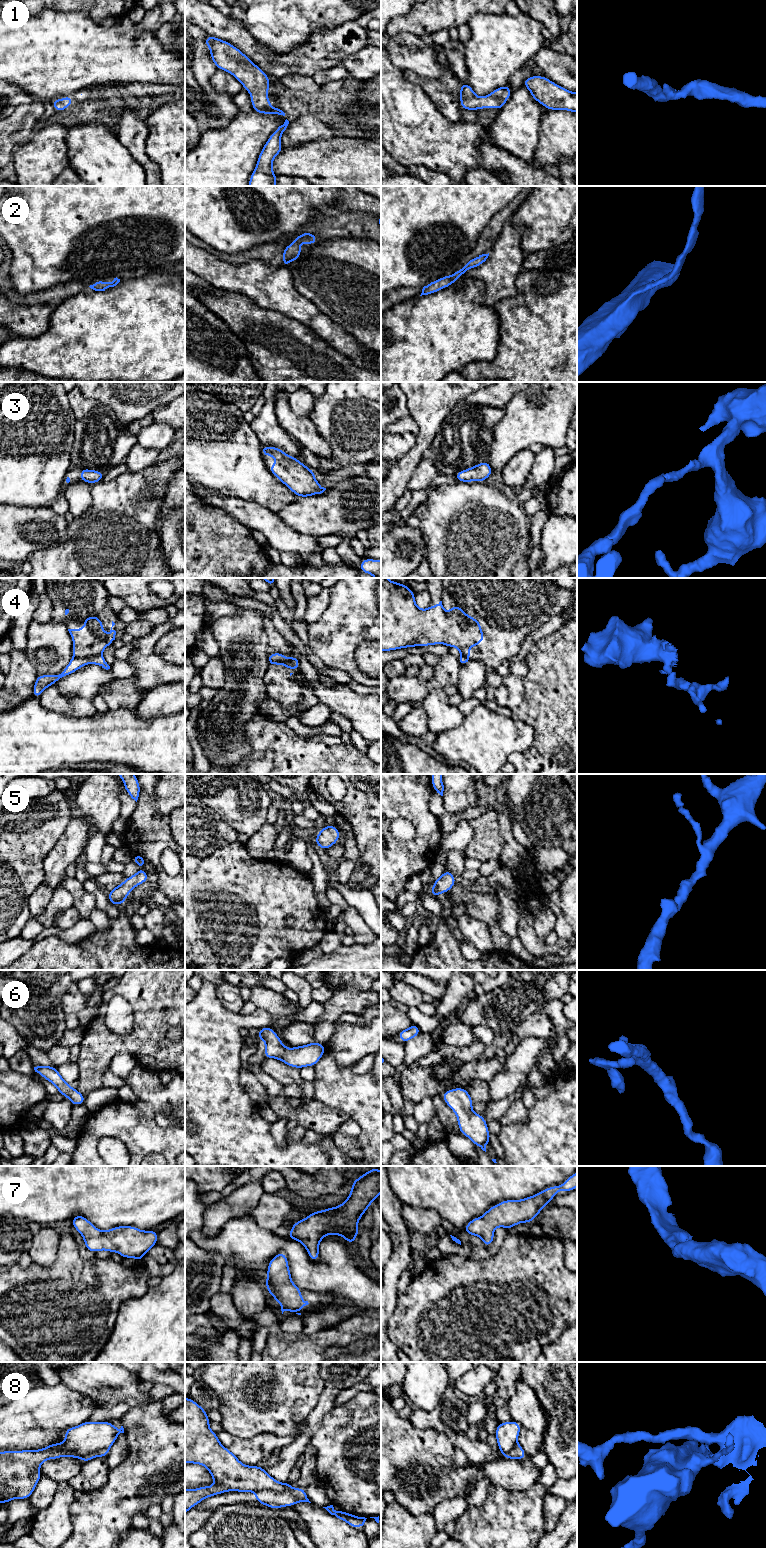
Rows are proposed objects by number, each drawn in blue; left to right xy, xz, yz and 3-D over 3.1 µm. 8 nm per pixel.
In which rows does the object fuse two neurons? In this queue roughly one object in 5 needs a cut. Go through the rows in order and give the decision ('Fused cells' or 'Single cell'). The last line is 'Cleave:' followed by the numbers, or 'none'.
1: Single cell
2: Single cell
3: Single cell
4: Fused cells
5: Single cell
6: Single cell
7: Single cell
8: Fused cells
Cleave: 4, 8

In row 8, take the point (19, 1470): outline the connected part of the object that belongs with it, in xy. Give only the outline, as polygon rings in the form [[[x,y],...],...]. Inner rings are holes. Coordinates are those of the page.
[[[91,1422],[67,1428],[65,1441],[43,1449],[0,1452],[0,1503],[29,1499],[41,1479],[40,1465],[70,1453],[84,1455],[110,1449],[118,1435],[124,1433],[111,1422]]]

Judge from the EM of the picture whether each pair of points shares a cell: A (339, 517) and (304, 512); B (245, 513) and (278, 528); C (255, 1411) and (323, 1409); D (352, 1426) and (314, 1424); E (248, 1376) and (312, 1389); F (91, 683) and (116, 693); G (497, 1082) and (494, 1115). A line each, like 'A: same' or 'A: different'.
A: same
B: same
C: different
D: different
E: same
F: different
G: different

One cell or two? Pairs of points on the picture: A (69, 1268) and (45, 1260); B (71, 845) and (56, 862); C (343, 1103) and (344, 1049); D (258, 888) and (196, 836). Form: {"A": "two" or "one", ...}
{"A": "two", "B": "one", "C": "two", "D": "two"}

